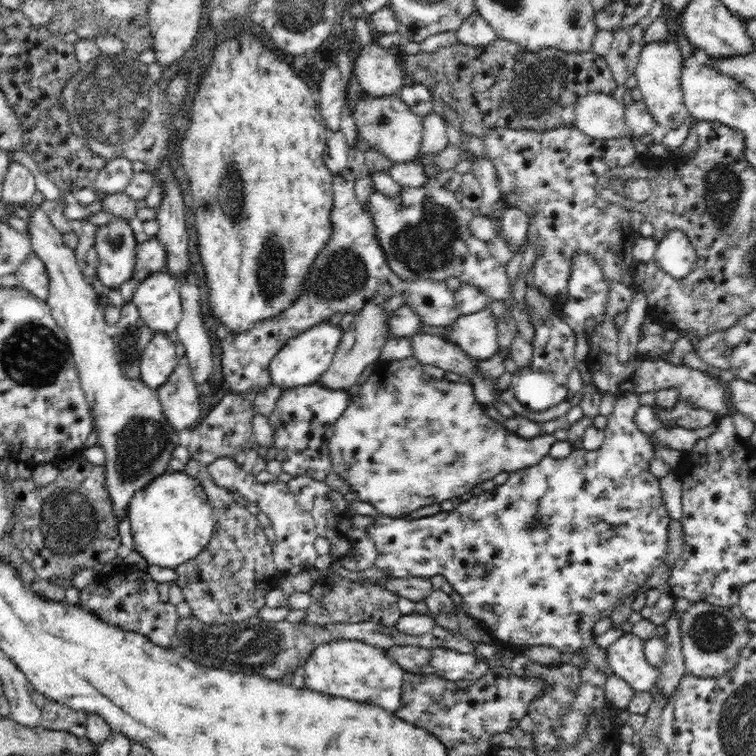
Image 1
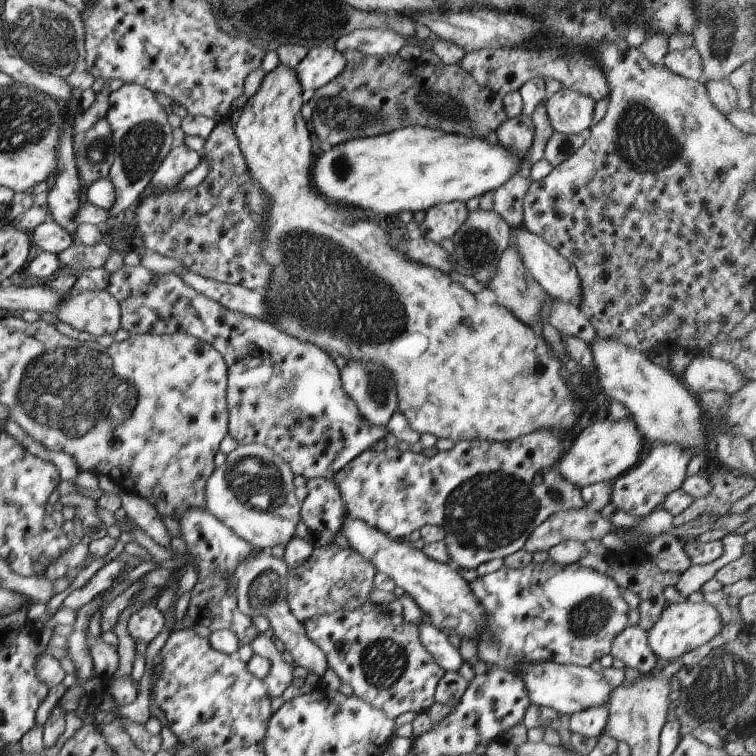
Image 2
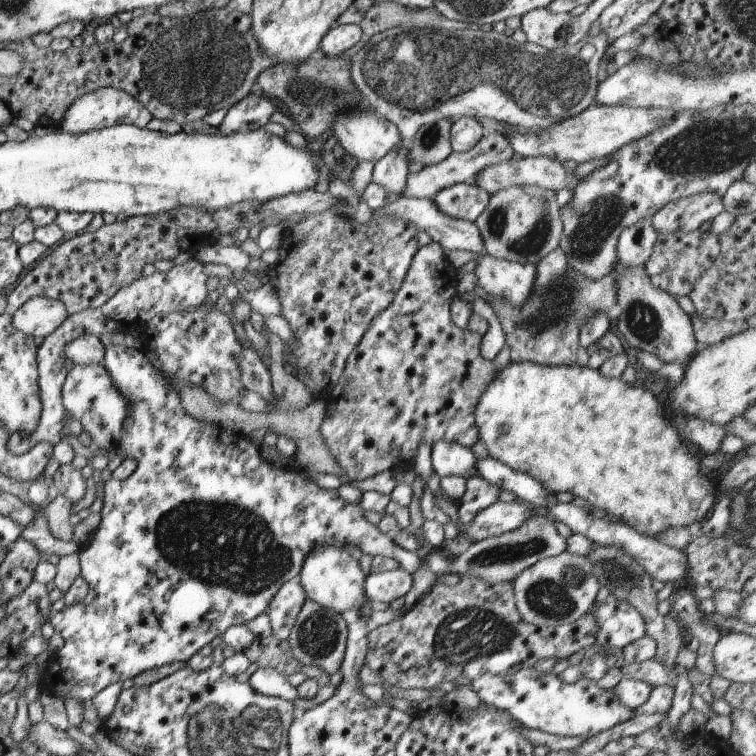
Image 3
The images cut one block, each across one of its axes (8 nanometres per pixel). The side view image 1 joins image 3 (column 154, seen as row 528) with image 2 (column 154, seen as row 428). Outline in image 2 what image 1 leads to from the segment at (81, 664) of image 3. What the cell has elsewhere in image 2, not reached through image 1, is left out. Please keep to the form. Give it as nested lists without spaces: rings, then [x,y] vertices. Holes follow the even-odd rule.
[[[145,605],[127,620],[127,632],[133,641],[148,644],[164,628],[164,617],[155,605]]]

